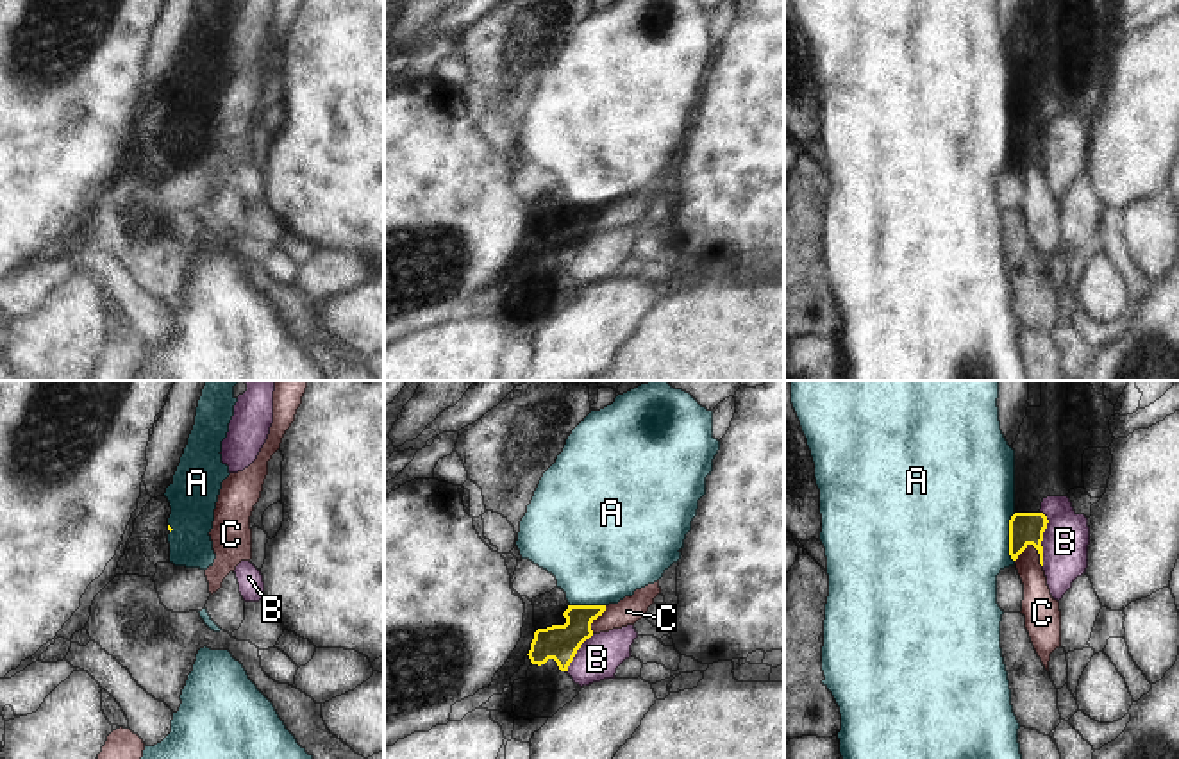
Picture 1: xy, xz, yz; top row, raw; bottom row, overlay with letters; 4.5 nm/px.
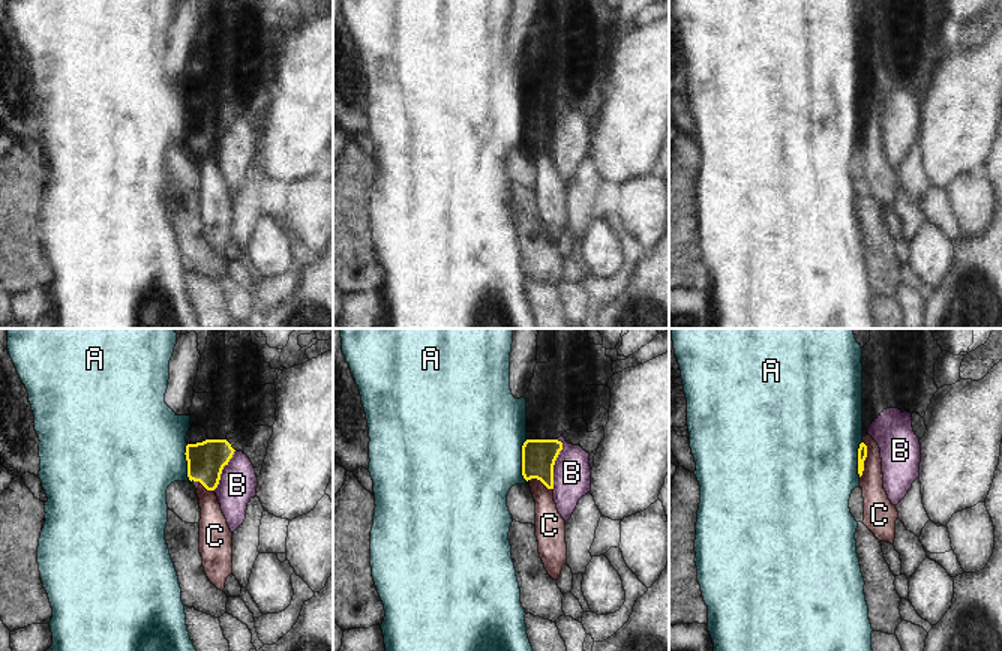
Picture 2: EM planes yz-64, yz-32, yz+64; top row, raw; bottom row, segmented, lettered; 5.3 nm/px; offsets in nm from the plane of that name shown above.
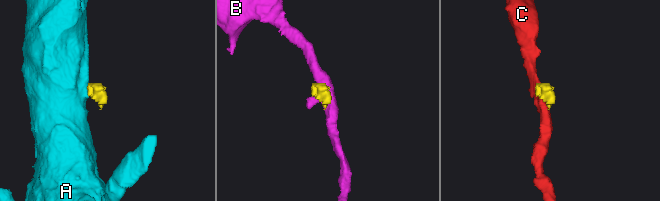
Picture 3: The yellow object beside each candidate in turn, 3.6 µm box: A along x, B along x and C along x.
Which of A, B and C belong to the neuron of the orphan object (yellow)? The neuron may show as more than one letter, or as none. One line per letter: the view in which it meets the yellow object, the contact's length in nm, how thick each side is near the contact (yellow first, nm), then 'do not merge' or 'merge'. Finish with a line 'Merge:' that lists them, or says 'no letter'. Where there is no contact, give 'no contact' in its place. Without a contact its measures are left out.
A: yz | 220 nm | 140/500 nm | do not merge
B: yz | 240 nm | 140/200 nm | do not merge
C: yz | 130 nm | 140/140 nm | merge
Merge: C

